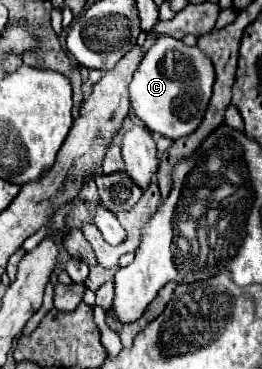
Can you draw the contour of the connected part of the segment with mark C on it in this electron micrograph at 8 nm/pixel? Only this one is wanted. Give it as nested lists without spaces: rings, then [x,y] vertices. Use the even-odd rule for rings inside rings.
[[[165,35],[151,45],[139,69],[135,71],[129,85],[129,101],[137,117],[149,127],[151,133],[159,133],[169,139],[181,139],[199,127],[211,99],[215,78],[213,61],[205,57],[199,47],[187,47],[183,41]],[[193,95],[195,103],[191,103]]]

